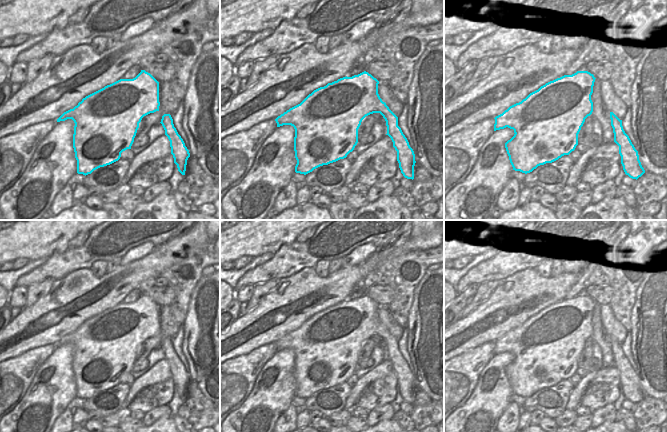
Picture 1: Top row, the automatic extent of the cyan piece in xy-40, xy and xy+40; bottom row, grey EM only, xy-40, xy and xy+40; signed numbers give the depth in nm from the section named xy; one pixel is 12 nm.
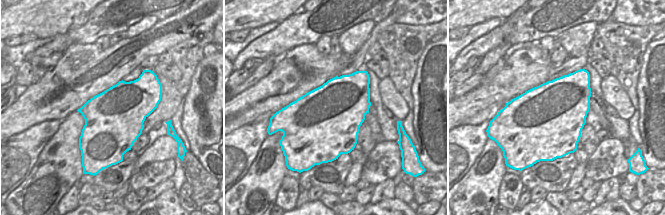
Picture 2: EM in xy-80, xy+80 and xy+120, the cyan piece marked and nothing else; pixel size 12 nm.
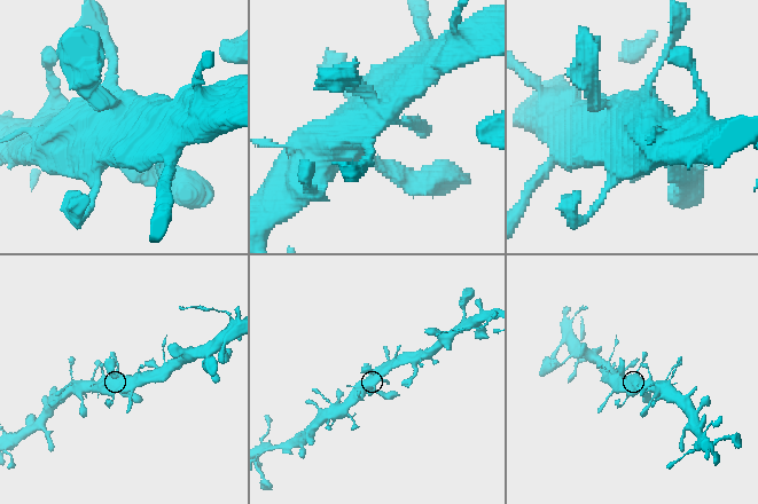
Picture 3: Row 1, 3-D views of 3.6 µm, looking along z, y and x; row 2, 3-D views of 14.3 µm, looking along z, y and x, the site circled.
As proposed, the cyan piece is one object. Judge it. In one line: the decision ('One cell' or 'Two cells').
One cell.

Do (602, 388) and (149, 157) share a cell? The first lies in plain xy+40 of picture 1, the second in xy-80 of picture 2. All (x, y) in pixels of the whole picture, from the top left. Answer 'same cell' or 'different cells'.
different cells

